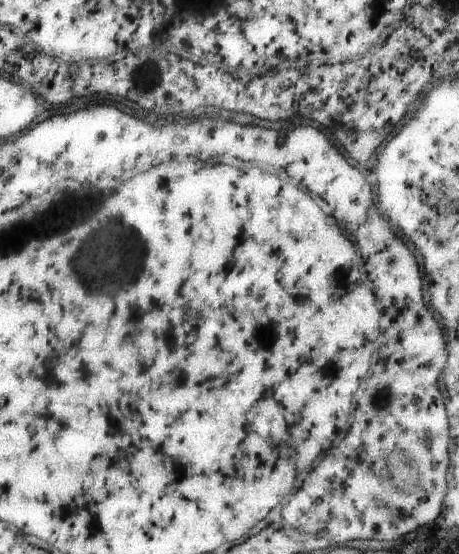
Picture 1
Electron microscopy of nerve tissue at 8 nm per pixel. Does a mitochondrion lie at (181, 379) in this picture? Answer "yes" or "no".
no

